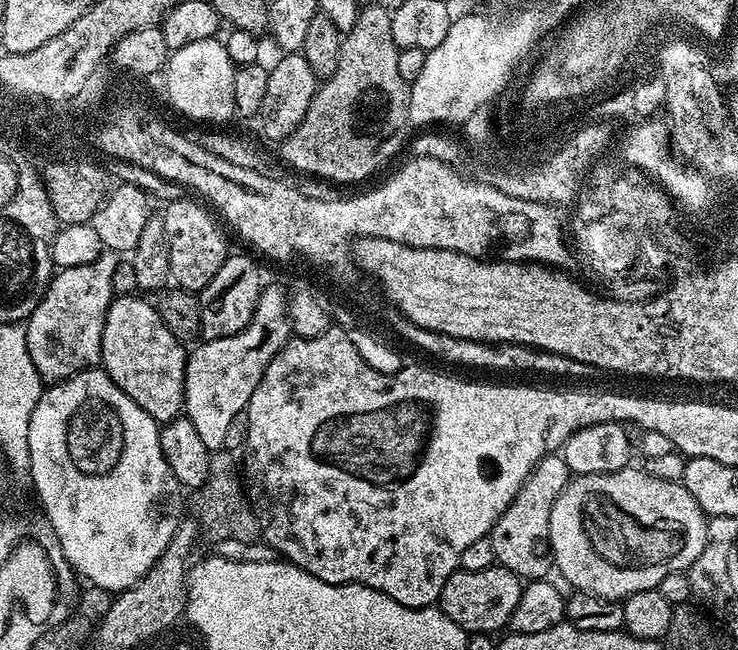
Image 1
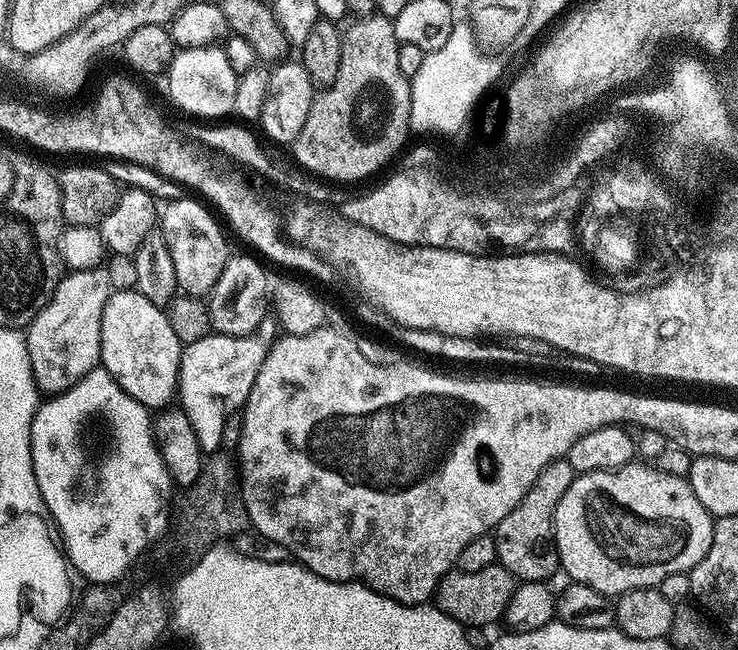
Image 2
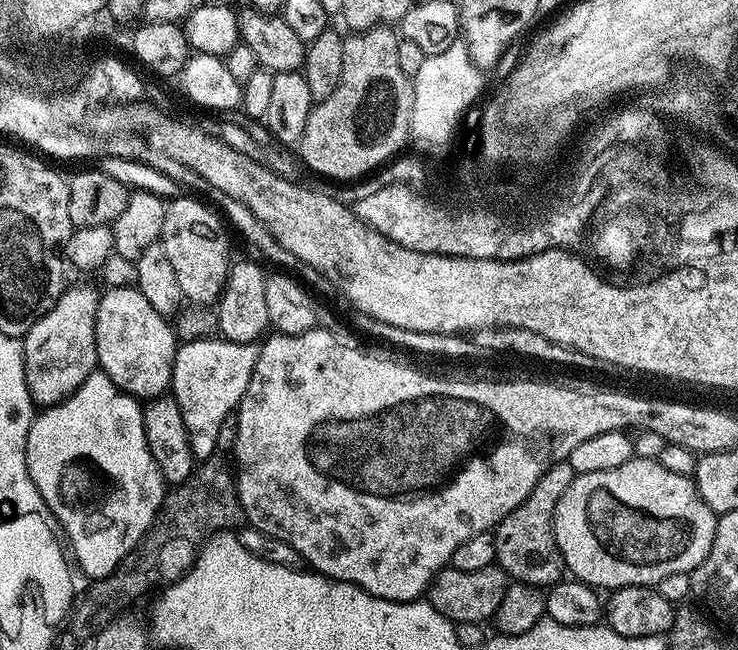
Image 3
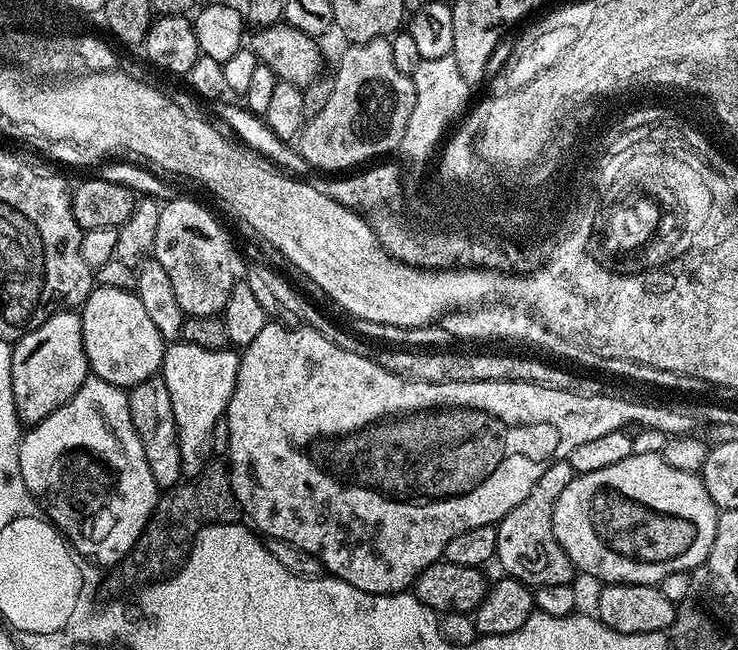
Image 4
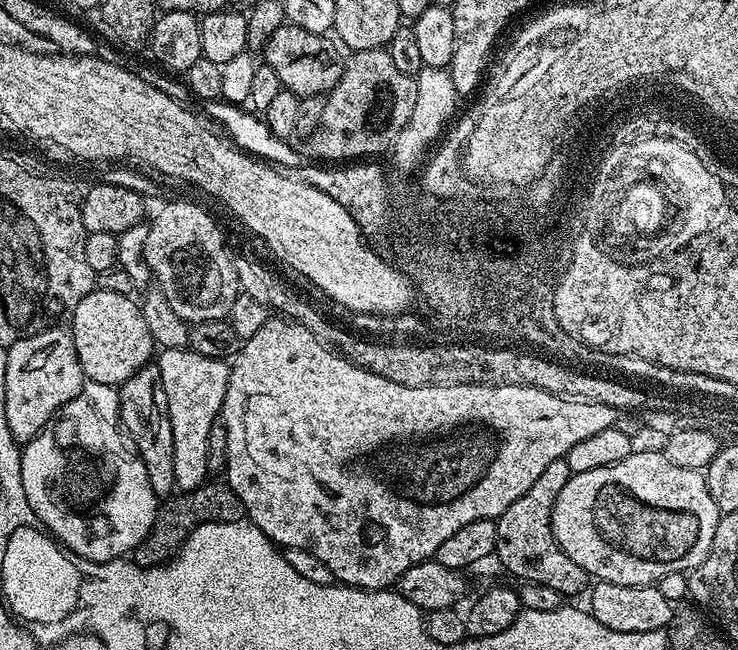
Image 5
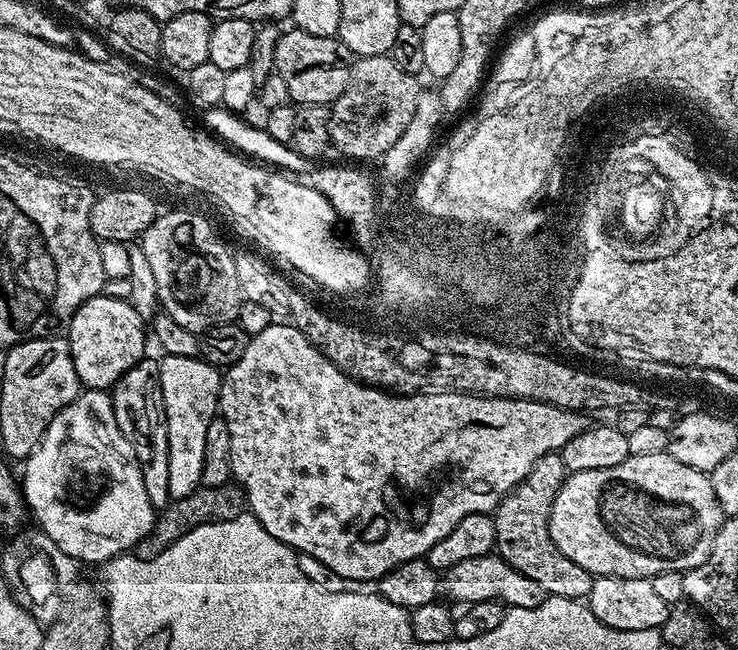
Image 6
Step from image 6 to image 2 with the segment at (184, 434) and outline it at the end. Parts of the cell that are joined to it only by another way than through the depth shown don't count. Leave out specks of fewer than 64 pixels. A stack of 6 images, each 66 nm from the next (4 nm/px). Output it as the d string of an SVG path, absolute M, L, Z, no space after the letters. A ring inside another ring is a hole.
M265 318L249 336L210 334L198 342L183 345L178 404L183 408L186 418L190 418L190 426L194 426L201 452L216 454L221 451L222 429L226 426L228 413L243 409L254 386L254 378L258 378L258 370L277 336L273 321Z

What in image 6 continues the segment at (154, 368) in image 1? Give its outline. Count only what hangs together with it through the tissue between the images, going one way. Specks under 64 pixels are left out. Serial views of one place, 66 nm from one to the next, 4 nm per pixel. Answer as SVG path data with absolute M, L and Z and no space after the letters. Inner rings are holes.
M106 295L95 296L86 301L80 309L72 315L66 325L66 339L70 346L70 354L74 362L74 370L78 374L81 385L88 390L108 390L113 384L130 370L140 360L145 359L144 332L146 336L146 320L134 310L134 306L126 300L110 298Z

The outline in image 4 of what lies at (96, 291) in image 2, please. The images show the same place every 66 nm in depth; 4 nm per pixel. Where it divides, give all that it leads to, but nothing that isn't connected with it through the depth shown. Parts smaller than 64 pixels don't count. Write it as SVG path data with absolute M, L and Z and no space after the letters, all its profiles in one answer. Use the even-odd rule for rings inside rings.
M61 310L56 312L38 330L15 341L12 347L11 375L13 379L14 406L25 425L42 422L58 406L70 402L74 394L90 375L86 350L82 346L82 322L79 311Z

